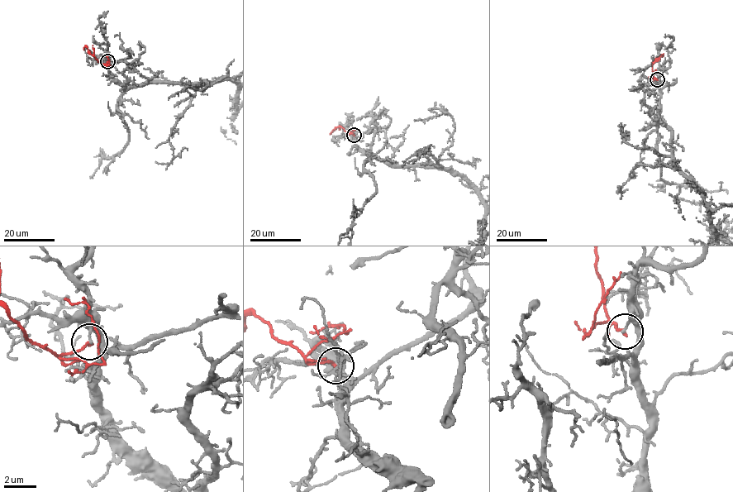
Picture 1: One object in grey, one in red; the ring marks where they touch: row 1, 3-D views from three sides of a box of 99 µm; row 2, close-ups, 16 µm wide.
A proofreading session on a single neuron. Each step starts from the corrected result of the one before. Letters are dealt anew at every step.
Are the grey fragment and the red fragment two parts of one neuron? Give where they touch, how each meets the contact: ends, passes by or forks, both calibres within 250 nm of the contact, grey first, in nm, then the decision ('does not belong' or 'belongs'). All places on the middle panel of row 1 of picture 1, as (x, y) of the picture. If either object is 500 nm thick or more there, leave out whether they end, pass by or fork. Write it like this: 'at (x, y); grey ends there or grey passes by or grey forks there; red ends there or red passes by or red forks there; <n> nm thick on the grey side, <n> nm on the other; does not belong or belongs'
at (354, 135); grey ends there; red ends there; 150 nm thick on the grey side, 170 nm on the other; does not belong

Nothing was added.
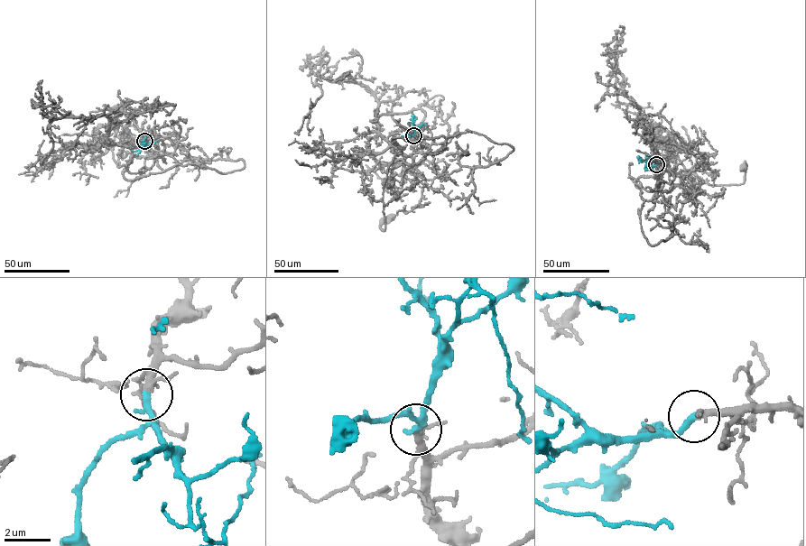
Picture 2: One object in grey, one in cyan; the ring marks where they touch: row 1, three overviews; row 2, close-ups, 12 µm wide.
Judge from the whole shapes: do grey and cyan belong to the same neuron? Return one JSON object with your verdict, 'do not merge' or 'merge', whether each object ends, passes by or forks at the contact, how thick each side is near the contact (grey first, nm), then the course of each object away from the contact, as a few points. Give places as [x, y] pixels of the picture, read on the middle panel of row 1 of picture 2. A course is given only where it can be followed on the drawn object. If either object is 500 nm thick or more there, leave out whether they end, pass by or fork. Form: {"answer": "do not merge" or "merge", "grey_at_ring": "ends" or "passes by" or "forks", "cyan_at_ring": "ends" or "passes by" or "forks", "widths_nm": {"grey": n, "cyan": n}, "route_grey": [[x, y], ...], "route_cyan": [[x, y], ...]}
{"answer": "merge", "grey_at_ring": "passes by", "cyan_at_ring": "ends", "widths_nm": {"grey": 220, "cyan": 320}, "route_grey": [[413, 136], [413, 152], [395, 154], [388, 167], [382, 198], [384, 230], [380, 228], [390, 217]], "route_cyan": [[413, 135], [413, 116]]}

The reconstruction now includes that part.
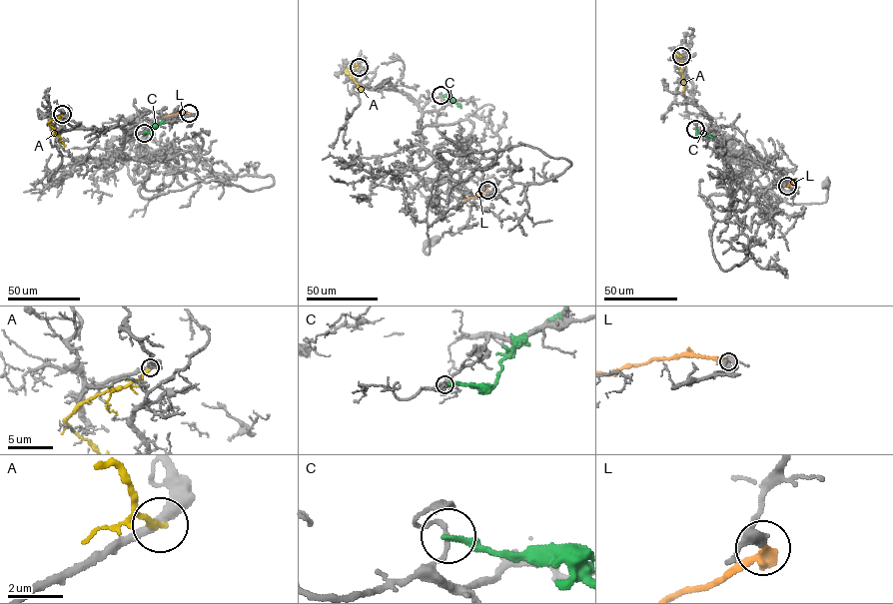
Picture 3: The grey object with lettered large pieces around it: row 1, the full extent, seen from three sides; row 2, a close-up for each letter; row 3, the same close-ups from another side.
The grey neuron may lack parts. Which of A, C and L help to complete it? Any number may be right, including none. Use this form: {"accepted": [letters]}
{"accepted": []}

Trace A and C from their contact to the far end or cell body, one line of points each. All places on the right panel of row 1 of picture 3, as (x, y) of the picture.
A: (681, 56), (677, 53), (680, 59), (682, 91)
C: (695, 129), (698, 135), (713, 139)

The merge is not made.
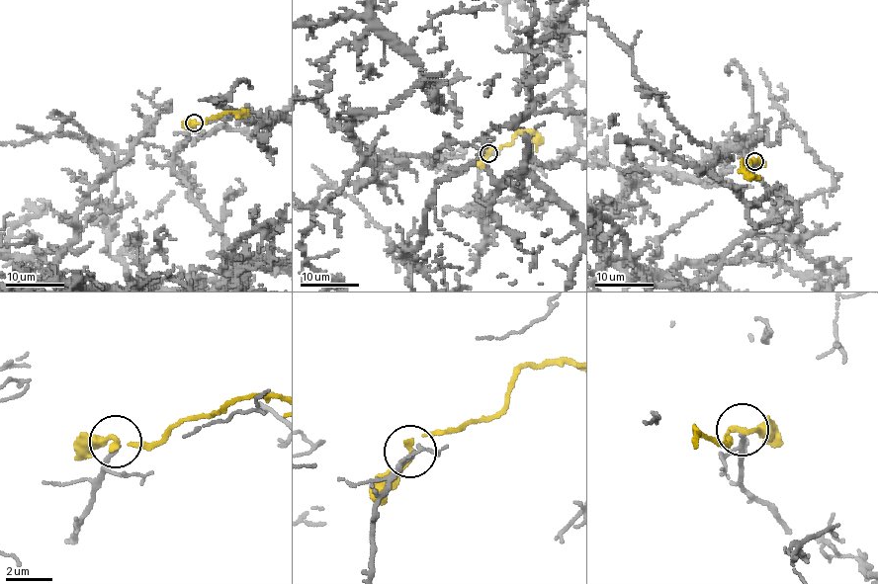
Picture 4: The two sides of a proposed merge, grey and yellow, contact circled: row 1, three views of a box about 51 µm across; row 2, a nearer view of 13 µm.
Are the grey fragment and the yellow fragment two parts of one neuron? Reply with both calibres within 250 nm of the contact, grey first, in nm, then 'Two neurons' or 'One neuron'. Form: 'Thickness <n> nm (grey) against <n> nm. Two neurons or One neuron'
Thickness 160 nm (grey) against 190 nm. Two neurons

